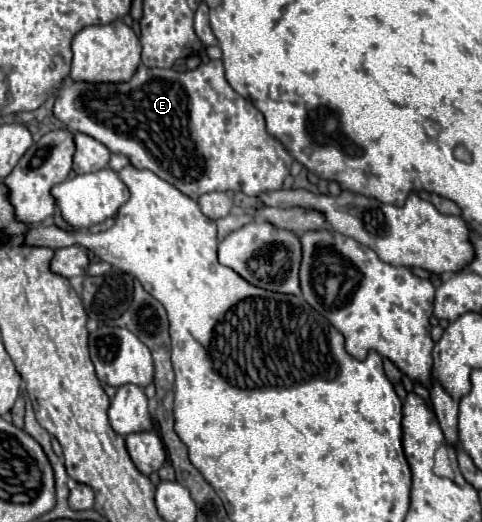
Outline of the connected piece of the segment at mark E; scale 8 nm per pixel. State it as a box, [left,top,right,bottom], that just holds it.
[54,61,292,199]

